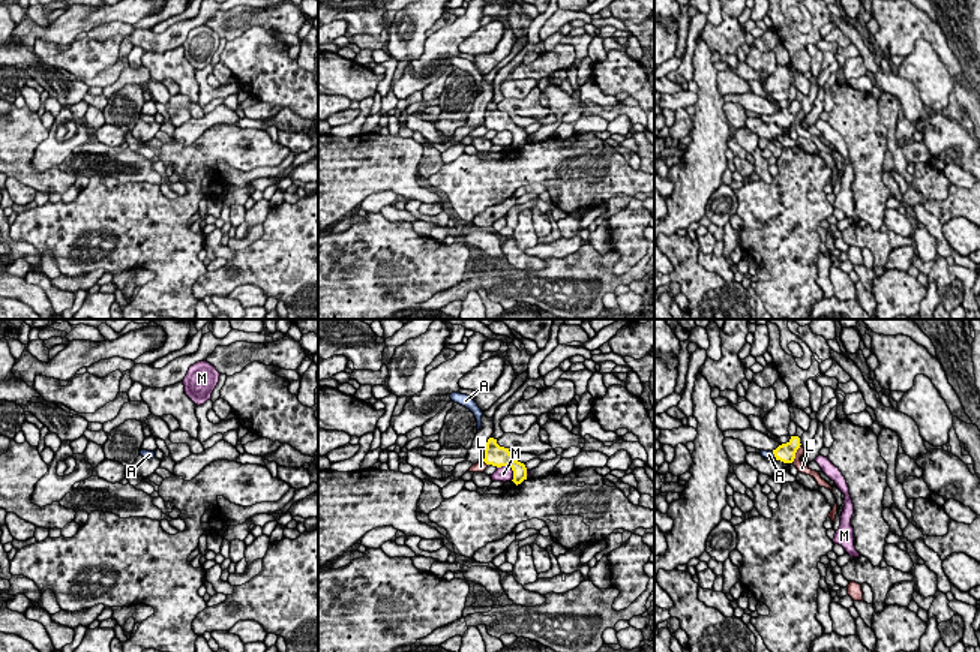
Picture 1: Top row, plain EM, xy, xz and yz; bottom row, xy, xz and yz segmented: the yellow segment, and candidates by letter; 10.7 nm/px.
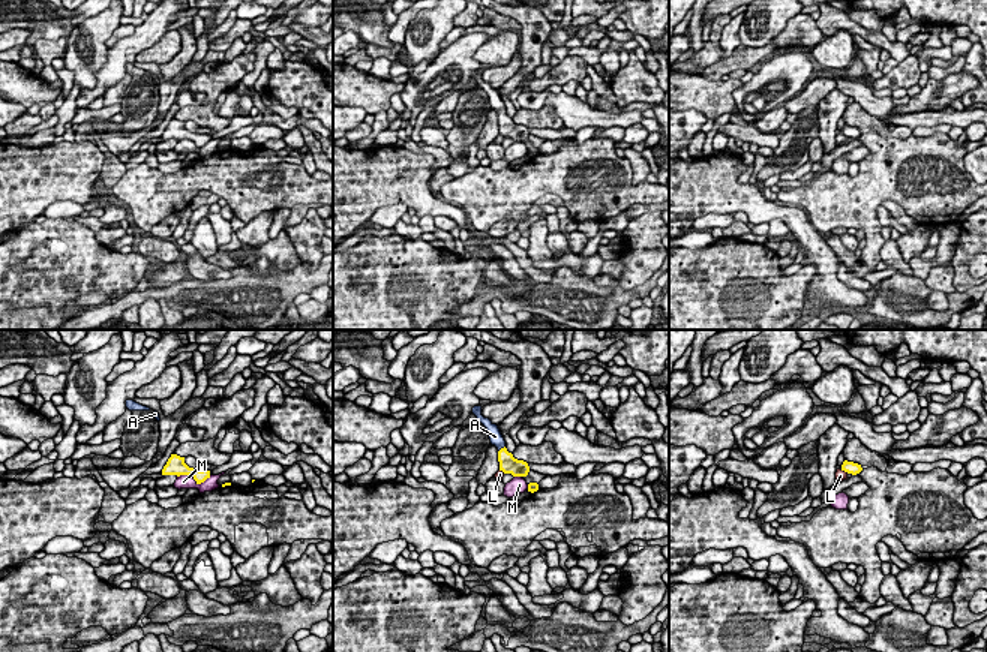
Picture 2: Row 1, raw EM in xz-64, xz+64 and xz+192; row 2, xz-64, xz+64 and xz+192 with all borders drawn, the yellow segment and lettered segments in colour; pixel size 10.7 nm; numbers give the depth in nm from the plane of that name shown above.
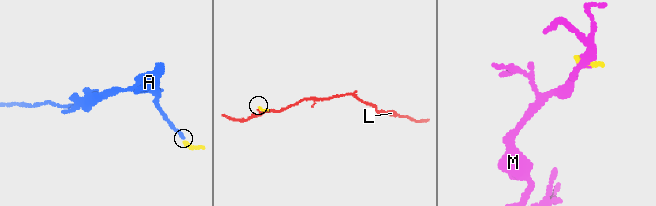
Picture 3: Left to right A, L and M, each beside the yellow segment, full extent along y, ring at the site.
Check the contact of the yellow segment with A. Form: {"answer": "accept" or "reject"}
{"answer": "accept"}

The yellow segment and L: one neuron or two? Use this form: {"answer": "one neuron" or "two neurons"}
{"answer": "two neurons"}

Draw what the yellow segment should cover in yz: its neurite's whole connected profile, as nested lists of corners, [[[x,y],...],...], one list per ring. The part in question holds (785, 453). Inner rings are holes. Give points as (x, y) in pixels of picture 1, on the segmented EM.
[[[791,436],[791,439],[786,444],[779,445],[773,451],[764,451],[761,450],[761,456],[765,459],[776,459],[783,463],[792,463],[795,459],[795,453],[800,448],[800,438],[798,436]]]

